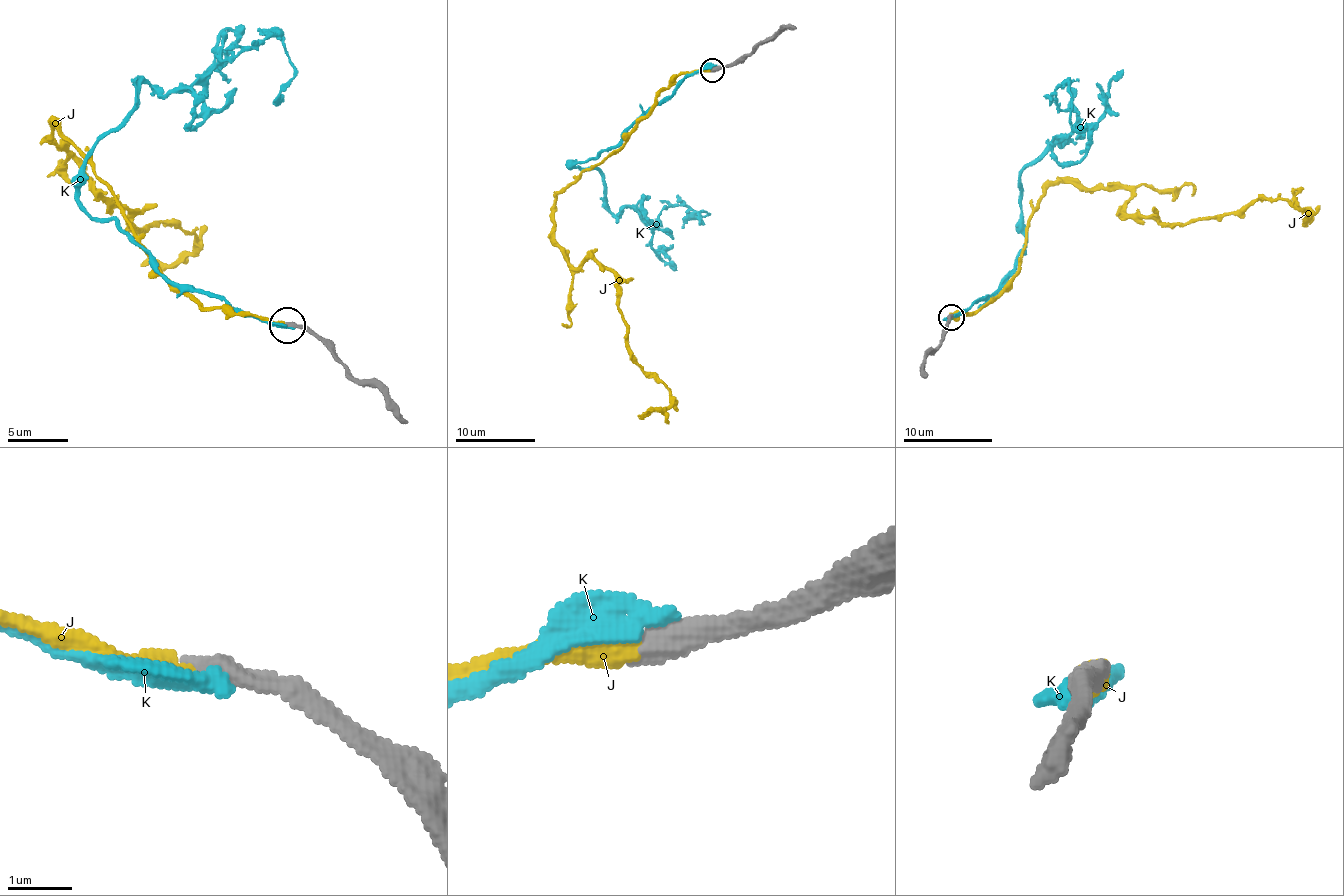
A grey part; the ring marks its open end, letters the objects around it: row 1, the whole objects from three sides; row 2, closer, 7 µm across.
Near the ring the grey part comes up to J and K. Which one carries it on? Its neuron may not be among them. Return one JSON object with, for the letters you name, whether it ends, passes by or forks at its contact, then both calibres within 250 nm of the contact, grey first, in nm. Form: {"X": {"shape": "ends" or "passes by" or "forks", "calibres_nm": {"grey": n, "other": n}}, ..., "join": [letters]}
{"J": {"shape": "ends", "calibres_nm": {"grey": 360, "other": 280}}, "join": ["J"]}

